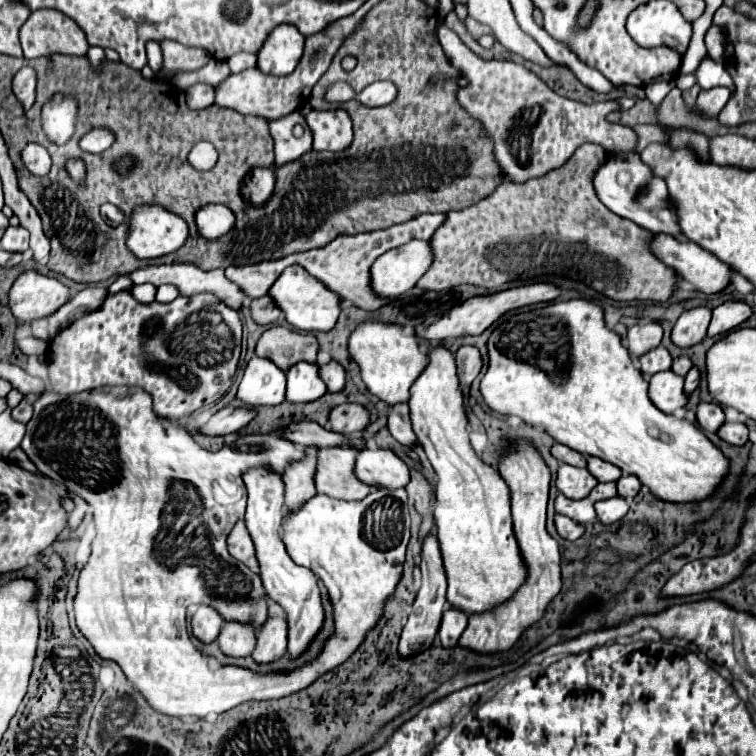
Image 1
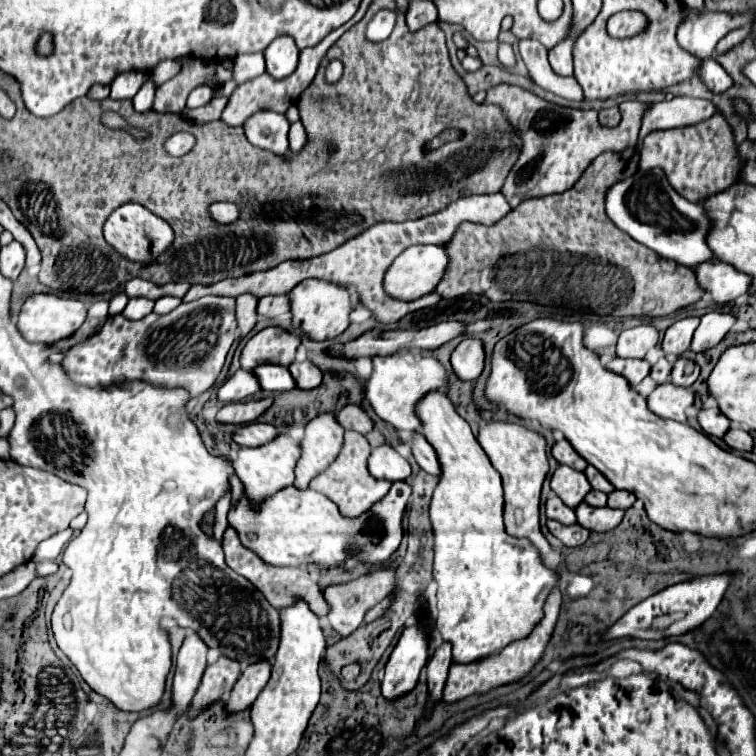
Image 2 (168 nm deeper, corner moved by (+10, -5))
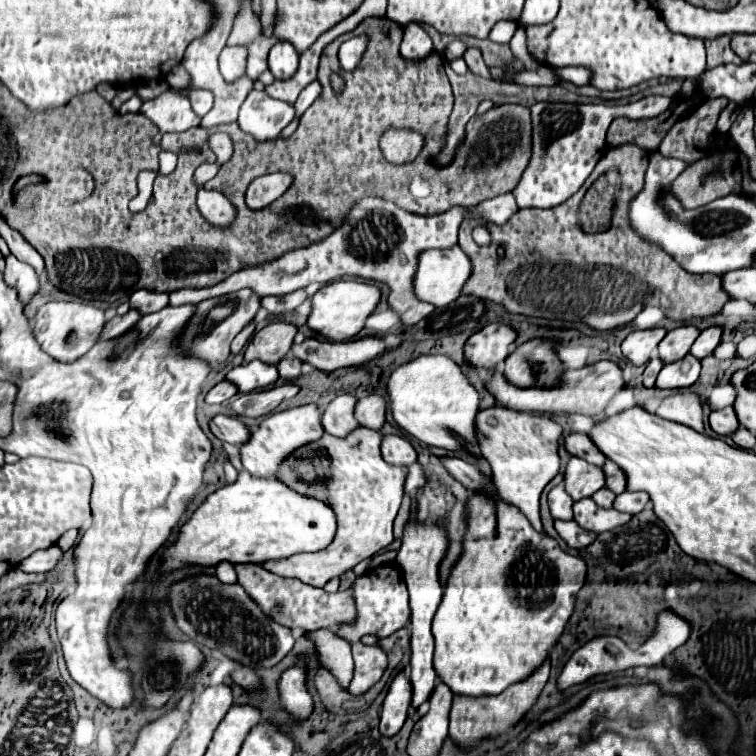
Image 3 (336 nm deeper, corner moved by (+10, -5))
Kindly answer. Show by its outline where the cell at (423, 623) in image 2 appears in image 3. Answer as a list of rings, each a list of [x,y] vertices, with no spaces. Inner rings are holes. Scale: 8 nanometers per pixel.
[[[398,673],[390,685],[390,691],[384,699],[382,705],[382,719],[380,719],[380,735],[384,737],[394,737],[406,717],[408,717],[408,707],[412,699],[412,687],[410,681],[404,677],[404,673]]]

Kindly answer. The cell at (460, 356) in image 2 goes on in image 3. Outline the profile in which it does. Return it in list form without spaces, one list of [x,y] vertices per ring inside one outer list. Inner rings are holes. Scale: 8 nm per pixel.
[[[490,323],[466,341],[466,361],[478,369],[494,369],[510,355],[510,345],[516,337],[518,333],[510,325]]]

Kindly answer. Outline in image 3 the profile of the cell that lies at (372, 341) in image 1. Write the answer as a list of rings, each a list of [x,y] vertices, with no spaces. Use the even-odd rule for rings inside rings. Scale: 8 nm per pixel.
[[[422,355],[394,369],[388,381],[388,397],[396,423],[418,441],[446,451],[460,451],[466,443],[478,445],[478,393],[450,357]],[[456,435],[460,439],[456,439]]]

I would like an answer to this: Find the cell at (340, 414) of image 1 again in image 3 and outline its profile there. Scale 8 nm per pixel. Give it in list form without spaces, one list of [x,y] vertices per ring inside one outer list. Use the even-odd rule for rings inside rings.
[[[368,395],[358,401],[356,405],[356,419],[362,427],[368,429],[382,429],[386,423],[386,401],[380,395]]]

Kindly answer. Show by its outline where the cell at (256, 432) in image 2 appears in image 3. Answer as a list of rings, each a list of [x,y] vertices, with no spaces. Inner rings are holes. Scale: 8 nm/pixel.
[[[216,415],[210,421],[210,431],[224,443],[232,443],[232,445],[242,445],[248,441],[250,431],[242,425],[242,421],[228,417],[228,415]]]

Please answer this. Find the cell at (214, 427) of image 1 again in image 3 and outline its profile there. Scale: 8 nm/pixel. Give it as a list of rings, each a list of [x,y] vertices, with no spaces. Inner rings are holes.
[[[284,383],[276,385],[268,391],[258,391],[258,393],[242,393],[242,397],[236,397],[232,403],[232,409],[238,417],[242,419],[256,419],[272,413],[282,401],[292,399],[300,391],[300,385],[296,383]]]

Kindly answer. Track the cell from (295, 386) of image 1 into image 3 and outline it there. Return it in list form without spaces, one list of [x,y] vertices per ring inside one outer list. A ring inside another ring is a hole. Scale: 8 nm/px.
[[[250,361],[246,365],[238,365],[226,373],[226,381],[230,381],[238,393],[250,393],[256,389],[264,389],[278,379],[278,371],[272,365],[262,361]]]

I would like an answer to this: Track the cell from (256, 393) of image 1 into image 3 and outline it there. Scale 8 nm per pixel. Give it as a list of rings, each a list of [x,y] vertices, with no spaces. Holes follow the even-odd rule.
[[[220,381],[218,385],[214,385],[208,393],[206,393],[206,403],[224,403],[228,401],[230,397],[234,397],[238,391],[236,387],[232,387],[232,383],[226,383],[226,381]]]

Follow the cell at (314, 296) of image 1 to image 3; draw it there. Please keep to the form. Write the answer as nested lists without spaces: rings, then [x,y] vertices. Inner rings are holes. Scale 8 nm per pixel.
[[[350,279],[328,283],[312,295],[312,315],[308,317],[308,327],[326,337],[328,341],[350,341],[364,329],[366,319],[378,307],[380,297],[380,289],[364,281]]]

